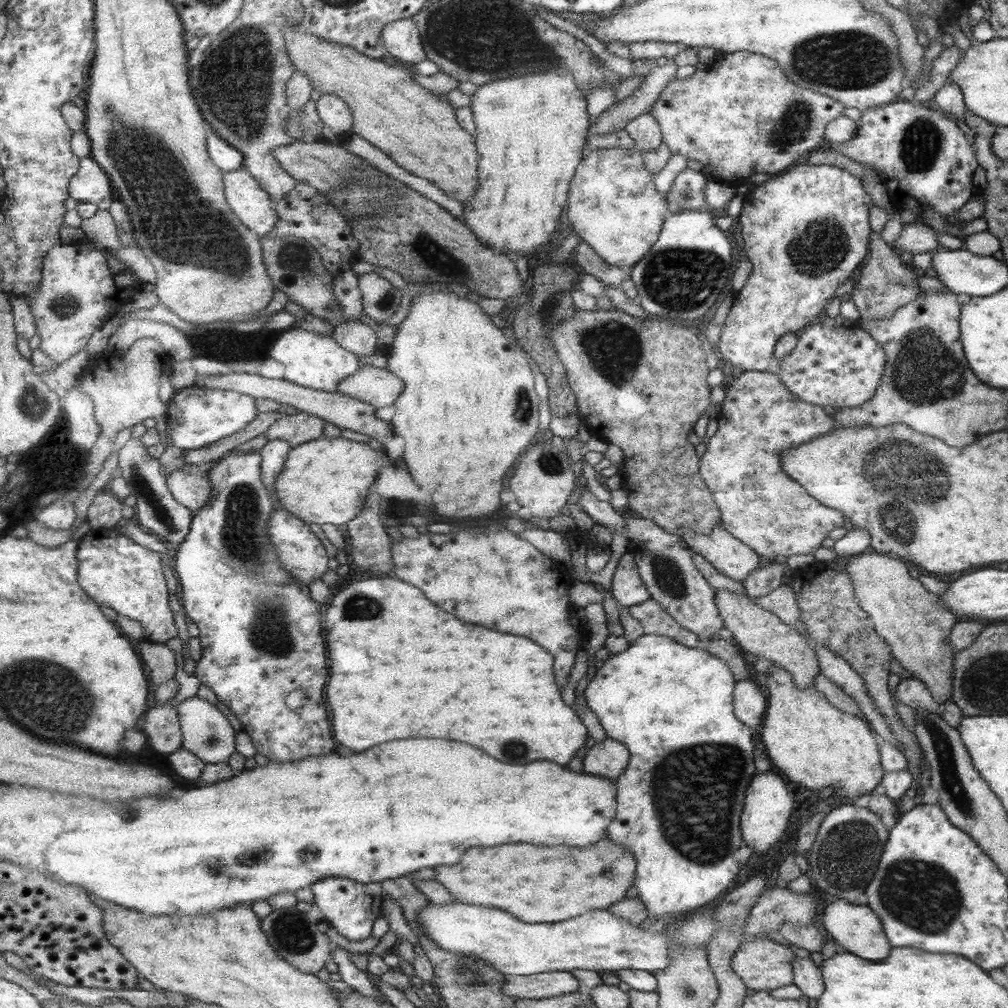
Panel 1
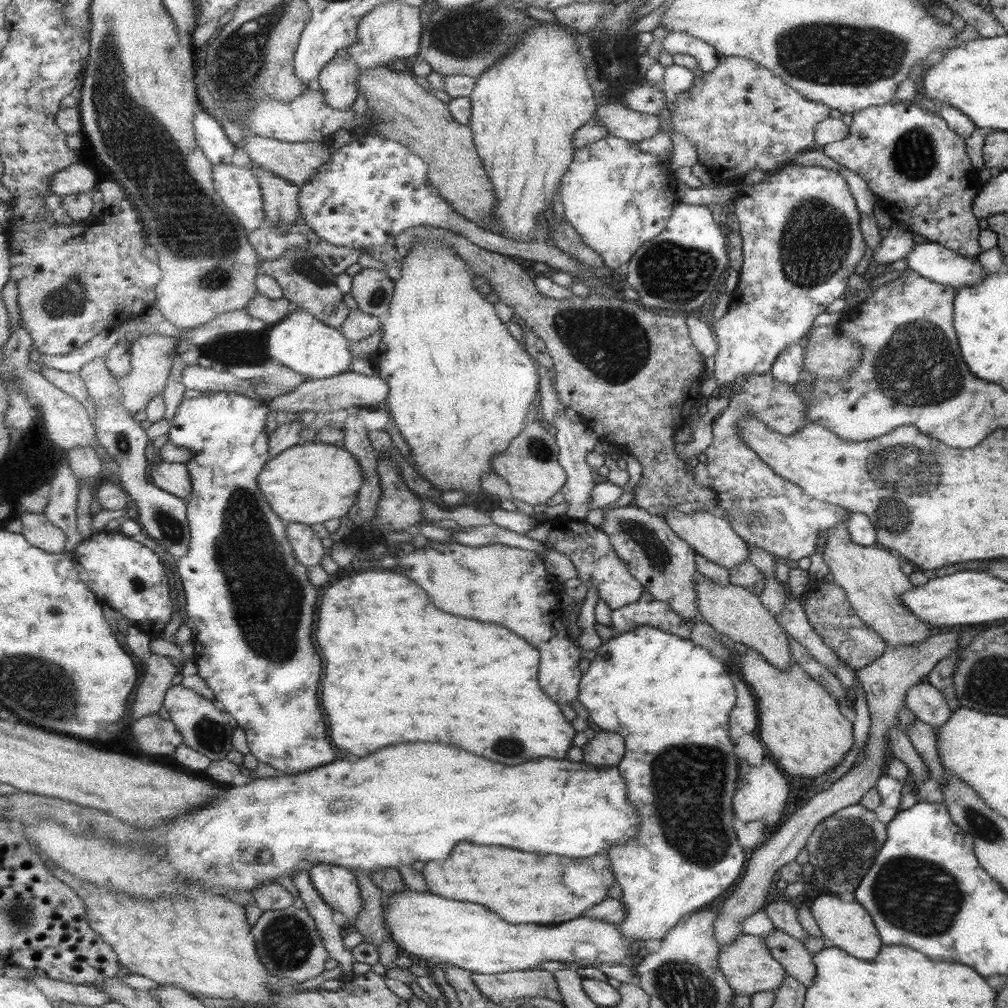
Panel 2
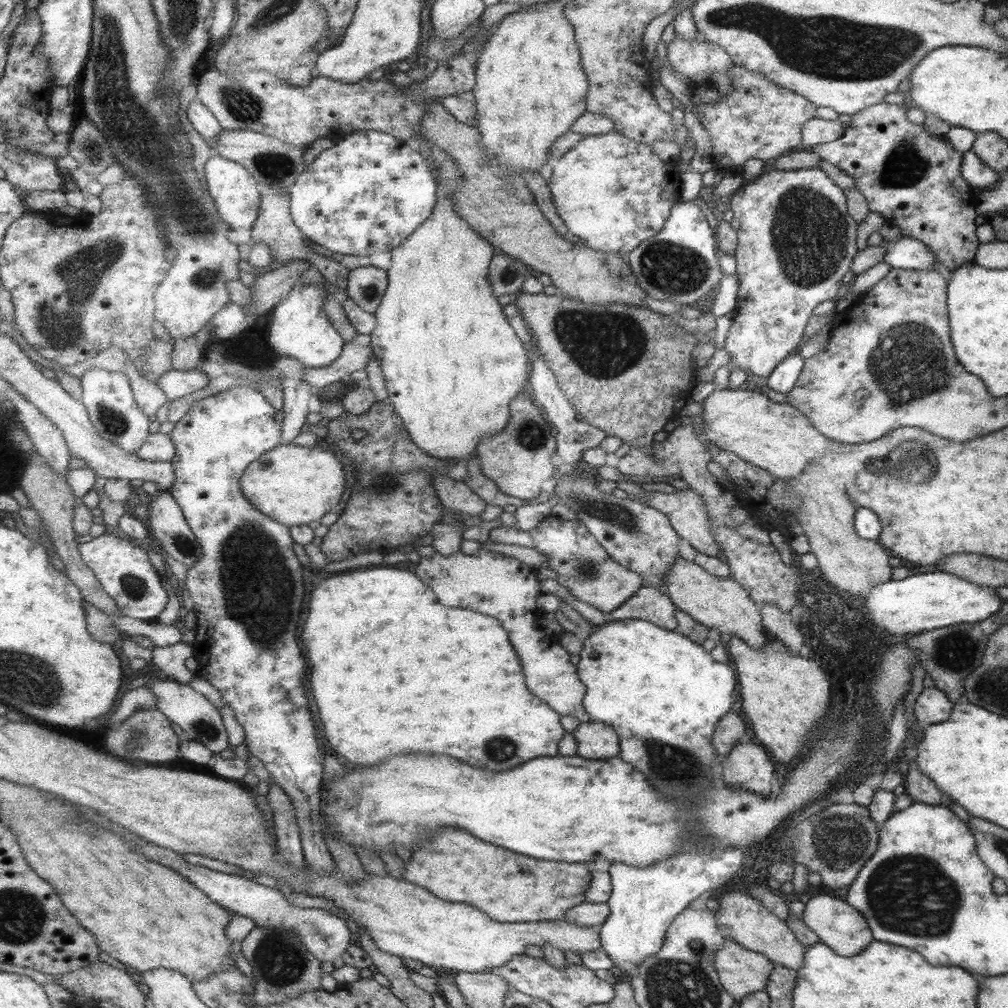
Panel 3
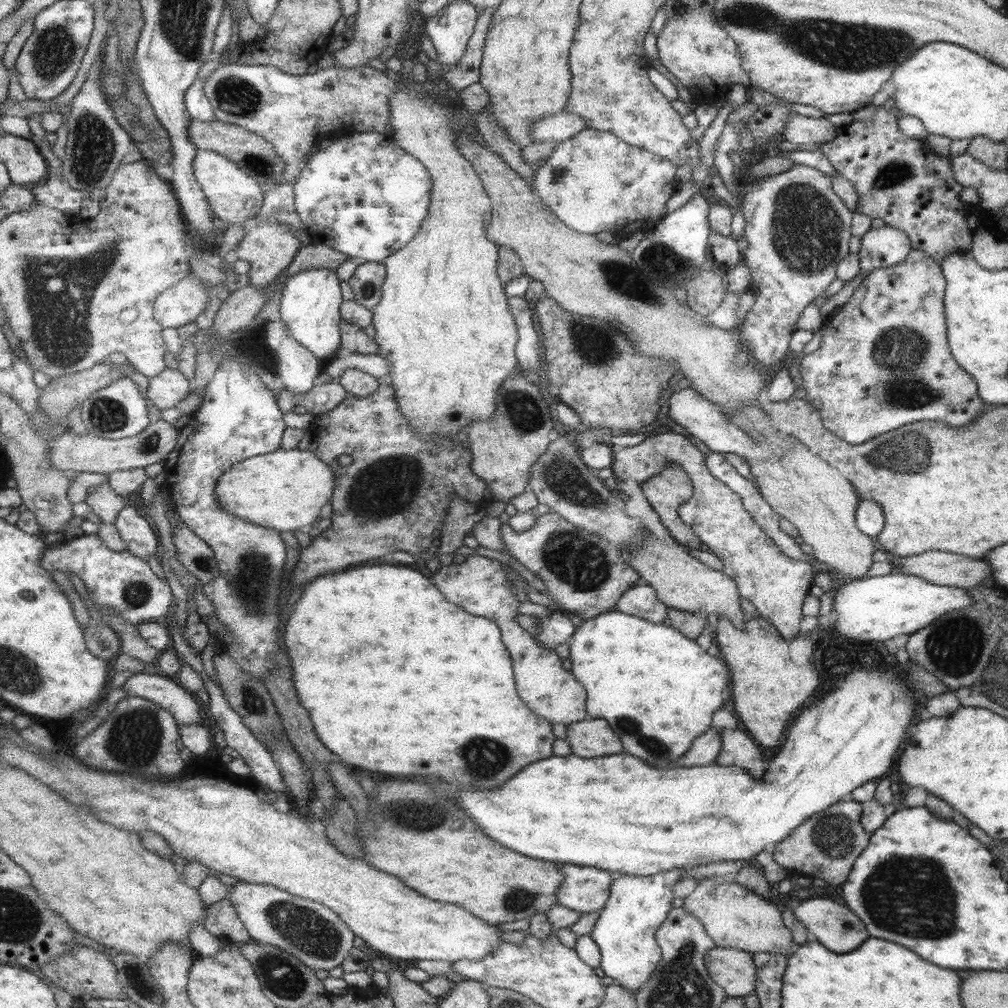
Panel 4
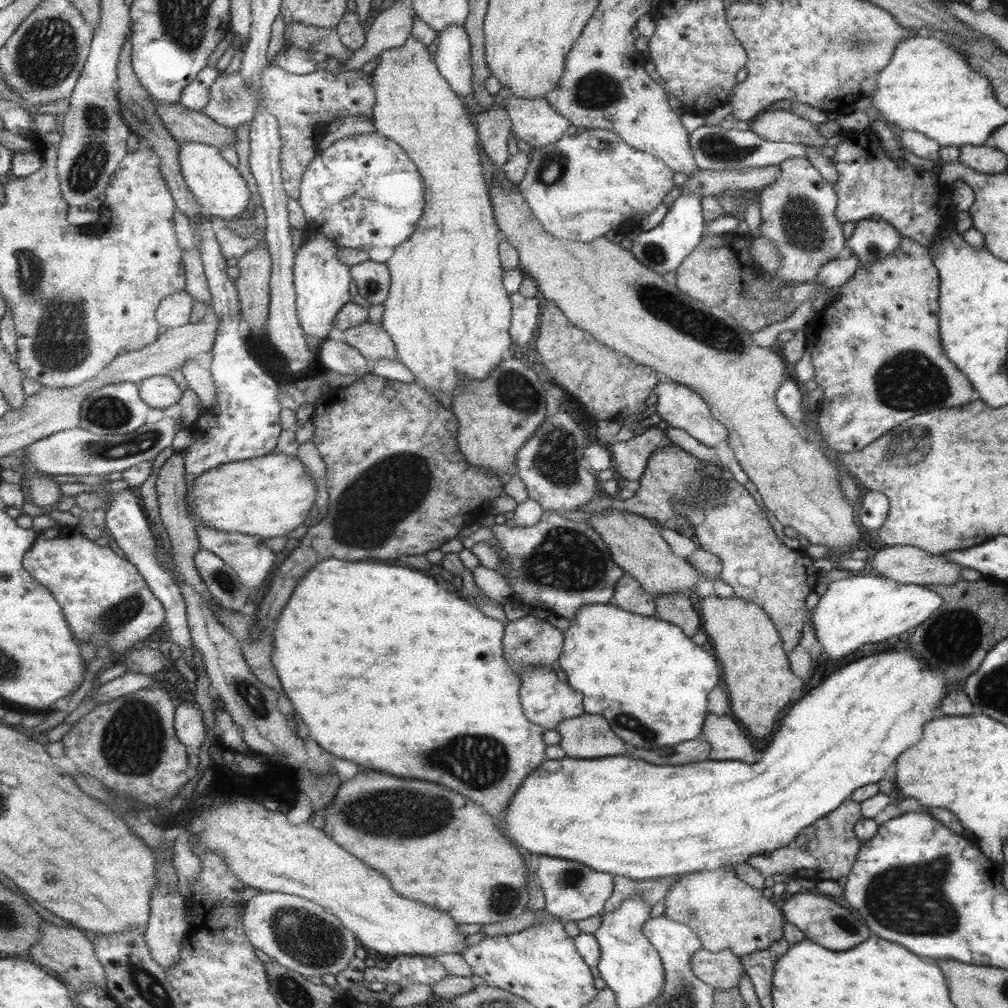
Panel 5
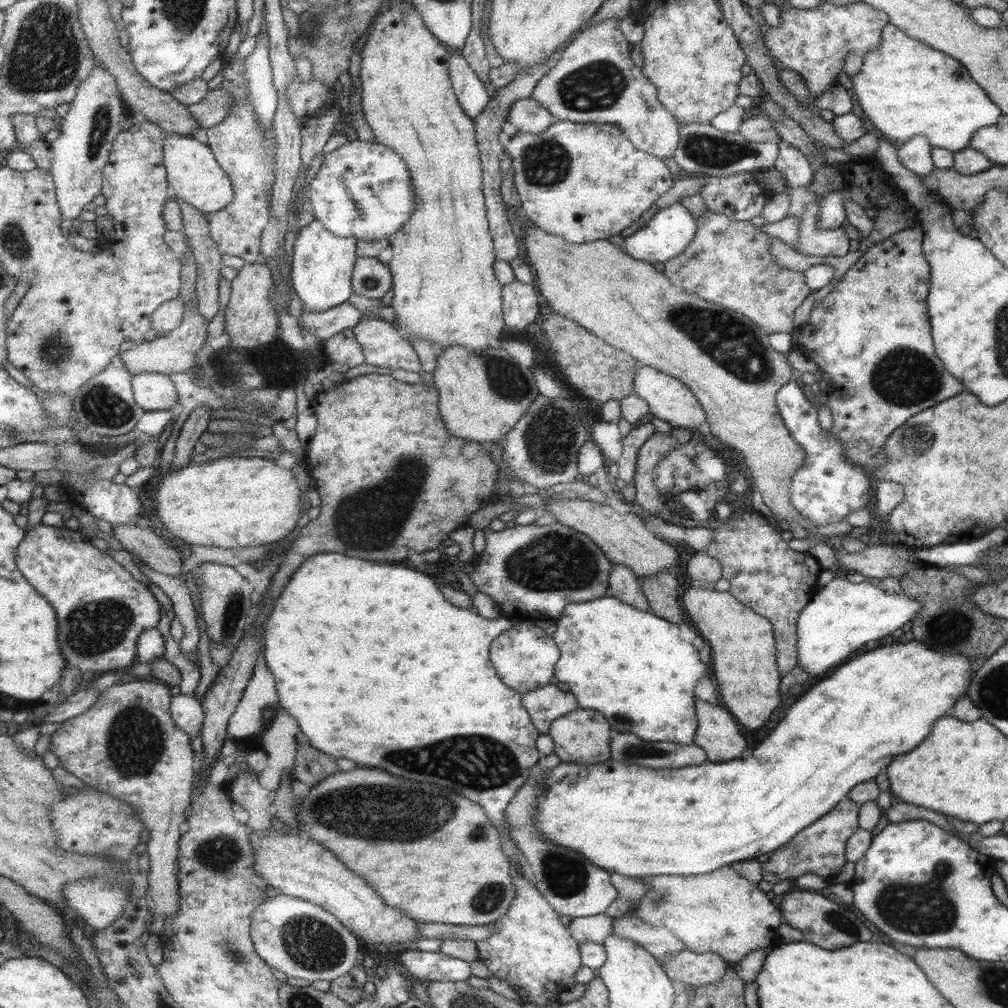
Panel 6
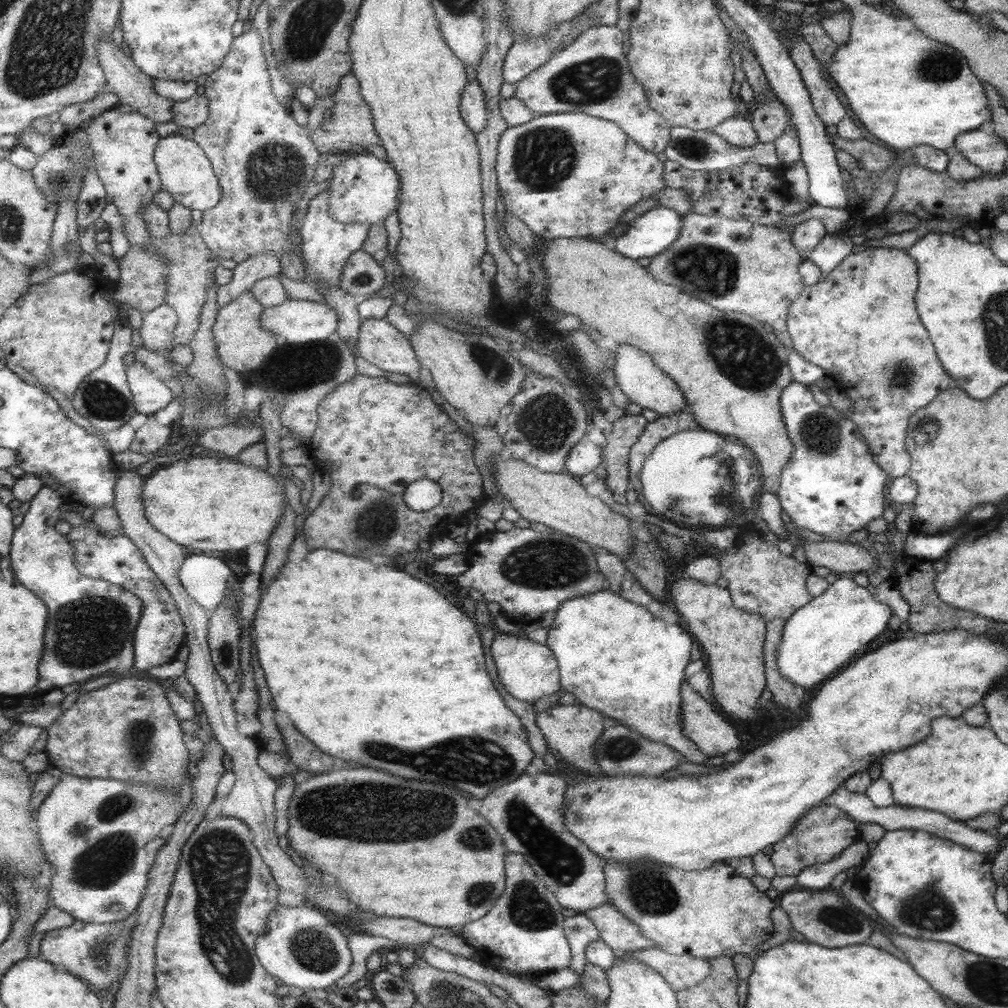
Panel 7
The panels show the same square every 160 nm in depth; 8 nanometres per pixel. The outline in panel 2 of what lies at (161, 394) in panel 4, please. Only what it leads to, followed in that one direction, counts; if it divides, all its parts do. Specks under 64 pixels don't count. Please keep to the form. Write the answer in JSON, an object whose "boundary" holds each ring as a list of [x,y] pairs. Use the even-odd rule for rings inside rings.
{"boundary":[[[189,366],[182,373],[182,386],[185,389],[201,392],[213,391],[217,393],[253,394],[255,381],[239,379],[229,372],[219,372],[215,368],[203,368],[203,366]]]}

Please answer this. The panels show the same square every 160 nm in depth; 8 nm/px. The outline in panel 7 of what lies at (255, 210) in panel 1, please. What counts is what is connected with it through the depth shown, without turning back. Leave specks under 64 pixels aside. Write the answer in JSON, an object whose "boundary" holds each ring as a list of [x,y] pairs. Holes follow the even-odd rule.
{"boundary":[[[179,134],[163,136],[159,141],[155,156],[158,164],[163,190],[174,195],[177,203],[202,213],[215,208],[221,200],[222,188],[214,164],[207,153],[193,139]]]}

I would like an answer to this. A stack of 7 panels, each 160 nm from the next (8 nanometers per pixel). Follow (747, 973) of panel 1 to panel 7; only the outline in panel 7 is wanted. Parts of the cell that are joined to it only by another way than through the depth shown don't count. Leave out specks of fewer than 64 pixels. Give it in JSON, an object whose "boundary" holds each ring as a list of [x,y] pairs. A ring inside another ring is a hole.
{"boundary":[[[656,947],[630,952],[628,958],[634,958],[658,972],[675,993],[694,987],[710,971],[706,959],[693,958],[688,954],[672,955]]]}

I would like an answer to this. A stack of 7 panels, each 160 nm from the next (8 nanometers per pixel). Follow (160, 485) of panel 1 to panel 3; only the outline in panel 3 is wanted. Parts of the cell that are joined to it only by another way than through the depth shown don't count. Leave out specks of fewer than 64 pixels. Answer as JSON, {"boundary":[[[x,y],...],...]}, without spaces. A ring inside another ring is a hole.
{"boundary":[[[91,369],[86,372],[81,378],[82,394],[81,400],[83,405],[87,407],[90,414],[91,422],[97,429],[97,432],[104,438],[105,441],[117,444],[126,451],[136,453],[139,447],[144,443],[144,440],[149,438],[149,428],[151,428],[151,420],[147,416],[137,402],[133,398],[133,388],[131,382],[125,372],[109,372],[102,369]],[[160,491],[152,497],[148,513],[151,537],[156,538],[175,560],[189,568],[197,566],[204,548],[175,497],[170,492]]]}

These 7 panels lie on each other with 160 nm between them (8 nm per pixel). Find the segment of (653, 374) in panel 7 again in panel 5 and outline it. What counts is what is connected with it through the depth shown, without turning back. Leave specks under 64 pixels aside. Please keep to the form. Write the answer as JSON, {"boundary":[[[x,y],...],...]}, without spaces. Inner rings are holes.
{"boundary":[[[664,379],[657,384],[652,392],[657,398],[655,403],[655,414],[666,422],[669,427],[684,430],[703,446],[711,447],[721,440],[726,440],[726,428],[715,420],[710,412],[709,405],[694,392],[693,389],[686,388],[681,384]]]}

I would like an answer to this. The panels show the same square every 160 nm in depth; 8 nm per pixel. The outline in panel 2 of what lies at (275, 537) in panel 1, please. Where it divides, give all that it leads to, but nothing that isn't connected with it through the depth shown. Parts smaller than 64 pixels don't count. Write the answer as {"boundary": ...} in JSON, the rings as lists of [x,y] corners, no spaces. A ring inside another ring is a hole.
{"boundary":[[[288,523],[287,534],[294,546],[298,560],[307,566],[321,564],[326,548],[321,538],[313,533],[313,528],[308,524]]]}

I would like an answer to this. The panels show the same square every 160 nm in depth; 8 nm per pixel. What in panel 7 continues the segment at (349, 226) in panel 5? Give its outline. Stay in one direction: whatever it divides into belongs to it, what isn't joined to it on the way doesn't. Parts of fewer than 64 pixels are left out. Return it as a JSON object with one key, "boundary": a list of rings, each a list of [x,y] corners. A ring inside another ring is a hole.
{"boundary":[[[350,152],[350,156],[336,167],[329,190],[332,192],[330,196],[330,213],[332,217],[344,223],[367,223],[371,226],[384,221],[391,212],[398,212],[401,202],[402,180],[391,162],[387,163],[370,153],[351,155]]]}

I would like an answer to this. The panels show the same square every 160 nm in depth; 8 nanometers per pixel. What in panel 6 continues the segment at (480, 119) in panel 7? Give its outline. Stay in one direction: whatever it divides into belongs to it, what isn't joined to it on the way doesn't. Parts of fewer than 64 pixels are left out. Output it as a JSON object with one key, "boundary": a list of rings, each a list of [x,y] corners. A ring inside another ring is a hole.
{"boundary":[[[459,51],[451,52],[448,65],[450,66],[448,73],[458,104],[471,120],[478,118],[490,100],[483,83],[467,66]]]}

